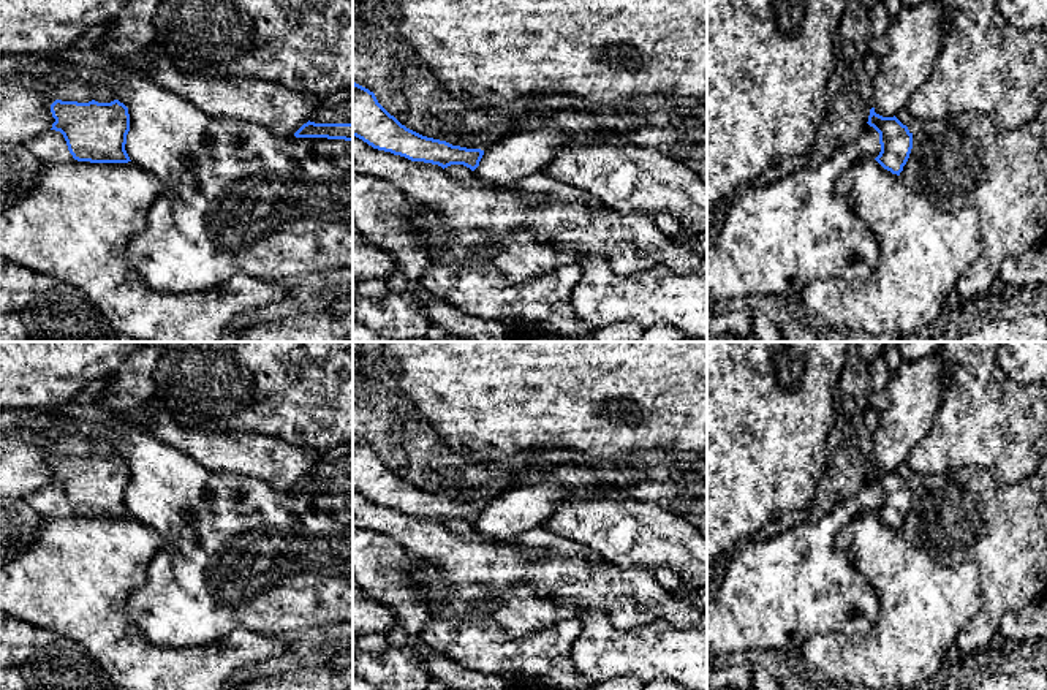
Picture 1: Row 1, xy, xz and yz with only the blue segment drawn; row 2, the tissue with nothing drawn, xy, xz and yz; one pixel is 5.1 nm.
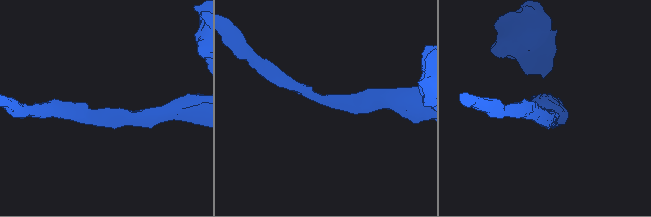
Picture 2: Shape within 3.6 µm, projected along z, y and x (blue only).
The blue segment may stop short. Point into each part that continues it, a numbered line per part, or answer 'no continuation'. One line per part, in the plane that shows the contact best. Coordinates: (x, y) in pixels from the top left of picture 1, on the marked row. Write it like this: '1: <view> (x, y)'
no continuation

